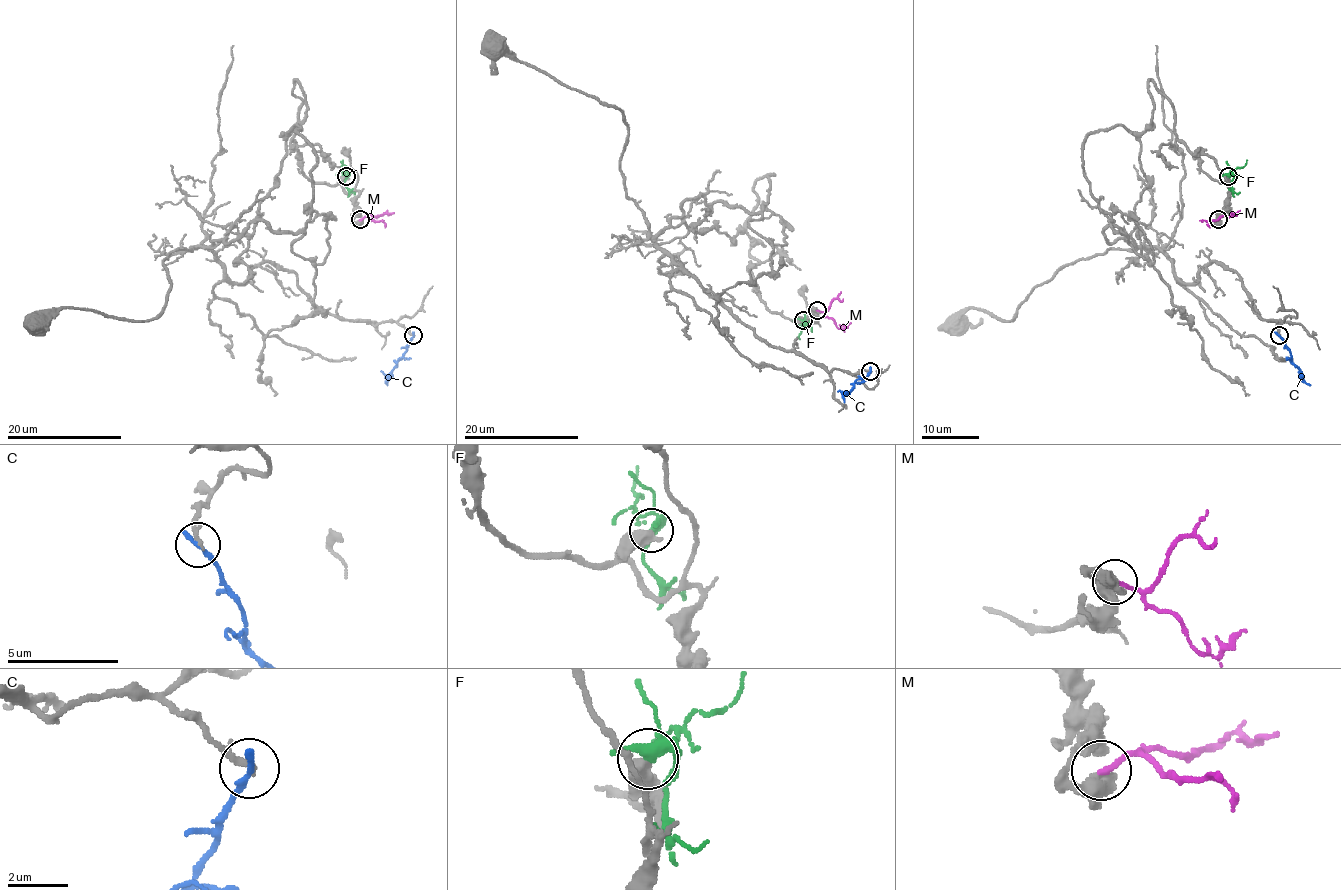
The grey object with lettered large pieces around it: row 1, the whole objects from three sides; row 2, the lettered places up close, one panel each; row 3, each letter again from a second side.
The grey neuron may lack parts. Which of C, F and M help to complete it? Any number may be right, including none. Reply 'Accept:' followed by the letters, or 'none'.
Accept: none

